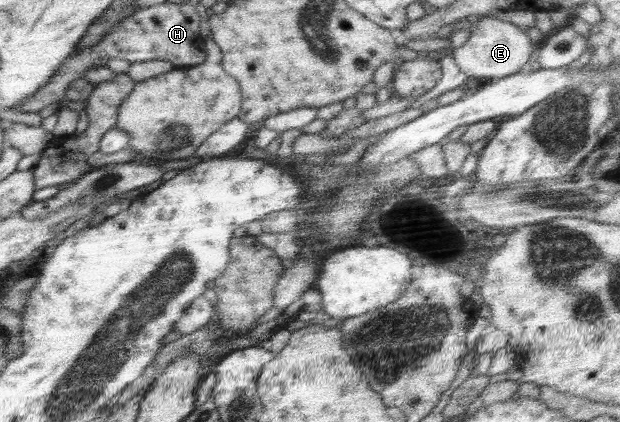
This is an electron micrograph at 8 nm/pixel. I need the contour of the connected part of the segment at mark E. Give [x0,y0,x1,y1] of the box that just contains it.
[453,16,534,80]

